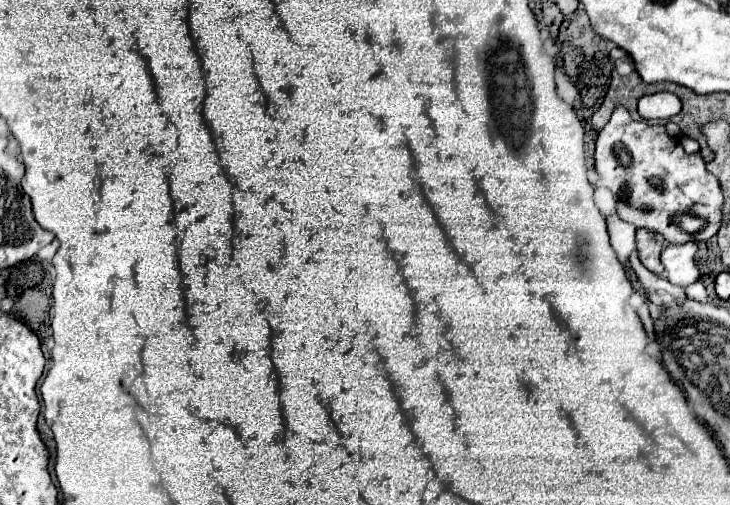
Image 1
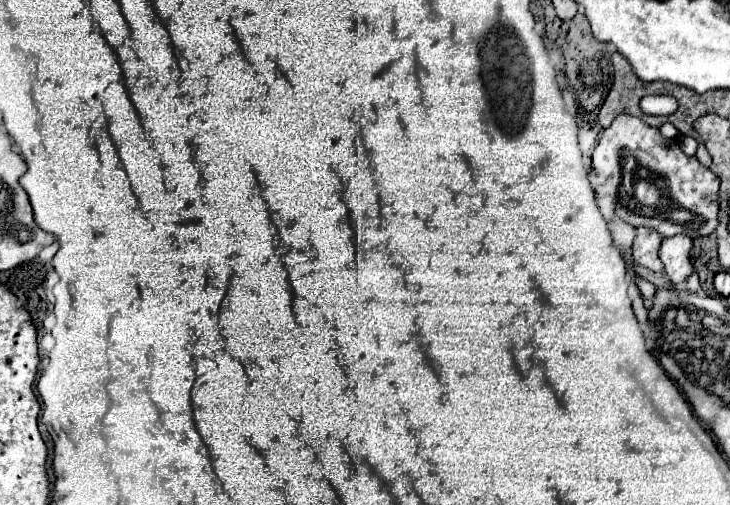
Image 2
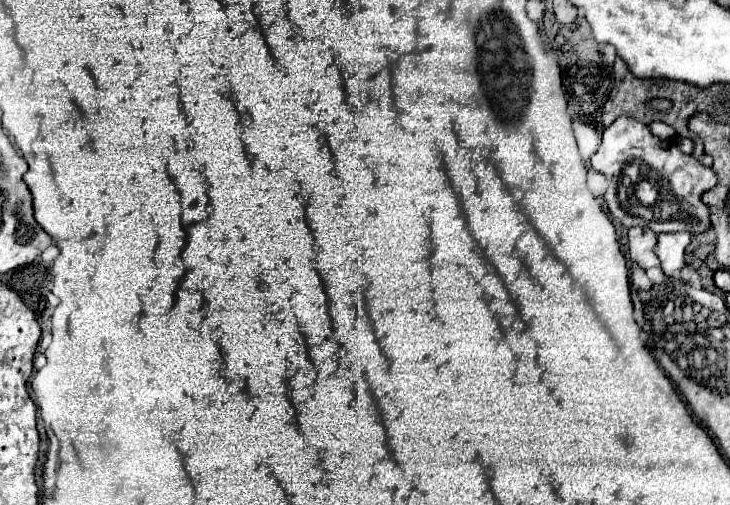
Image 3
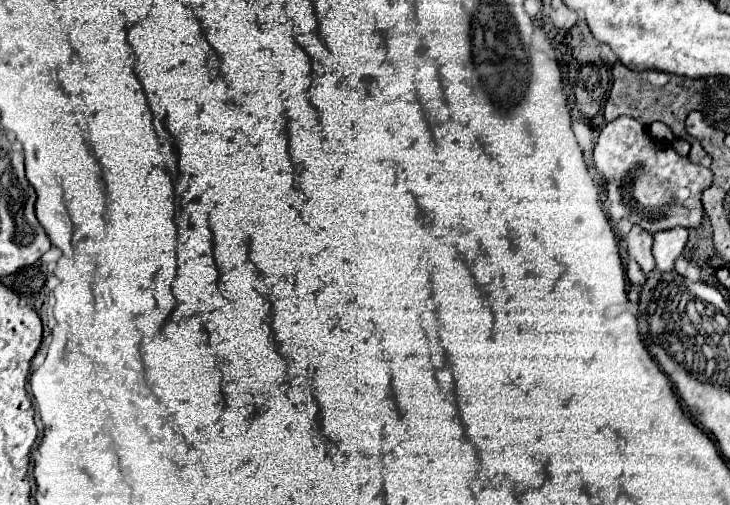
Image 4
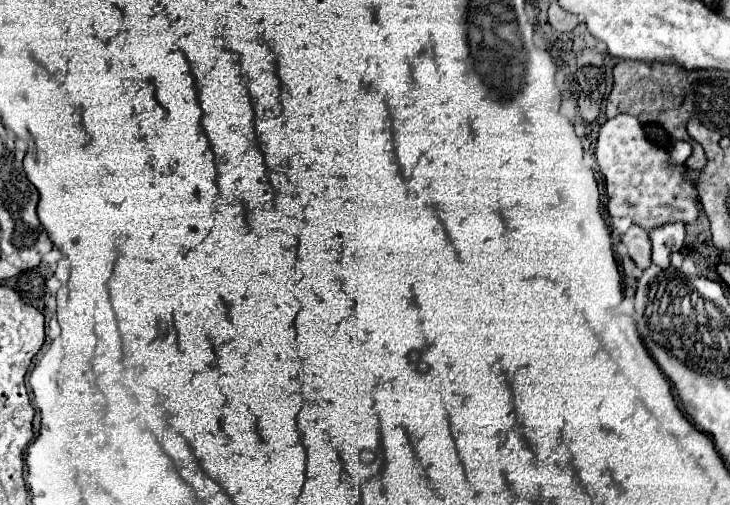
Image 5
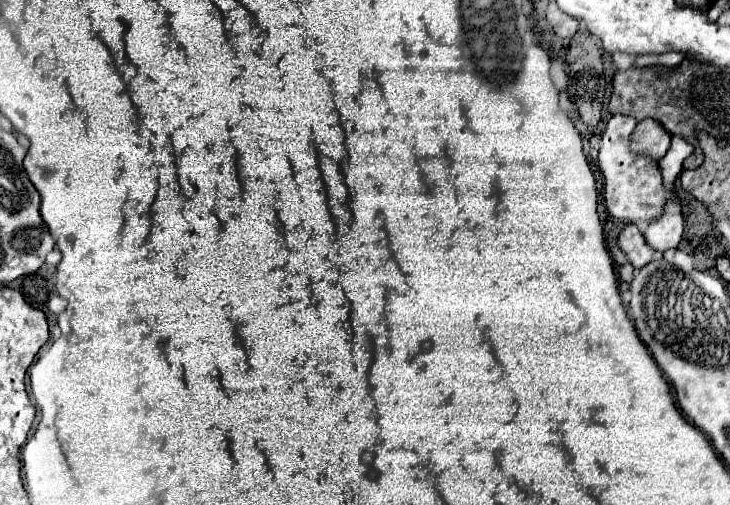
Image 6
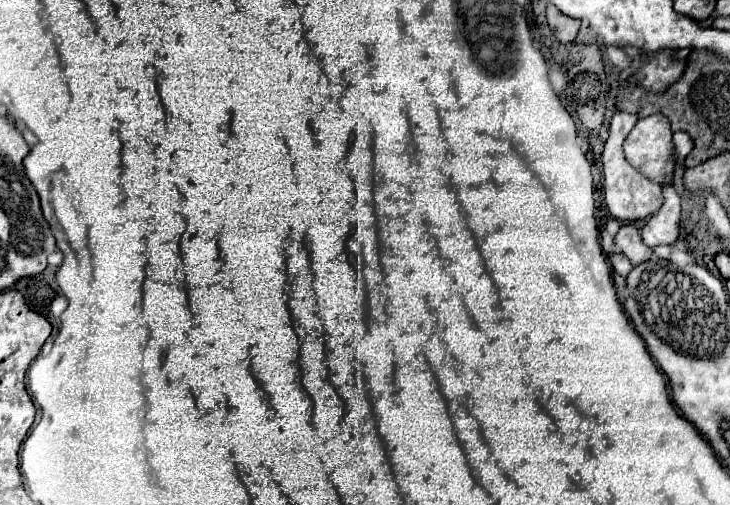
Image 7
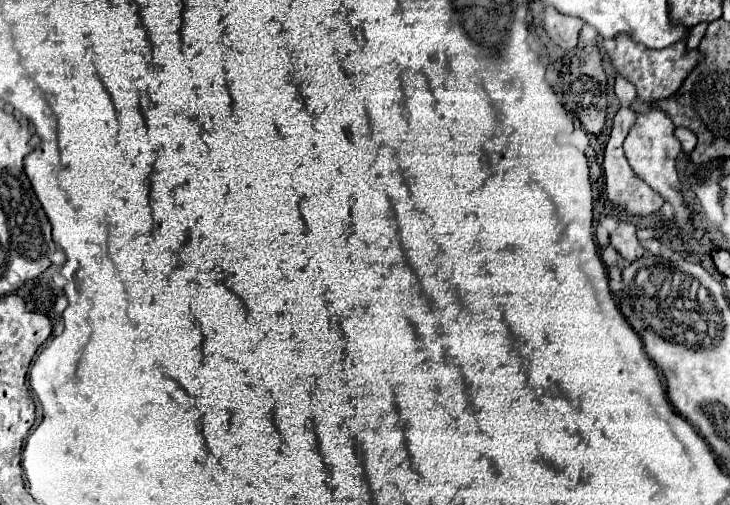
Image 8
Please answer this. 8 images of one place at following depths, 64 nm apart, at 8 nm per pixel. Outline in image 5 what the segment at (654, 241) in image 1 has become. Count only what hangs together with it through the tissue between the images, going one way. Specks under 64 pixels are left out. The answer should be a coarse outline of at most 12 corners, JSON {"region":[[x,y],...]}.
{"region":[[632,224],[622,236],[640,270],[652,264],[646,230]]}

